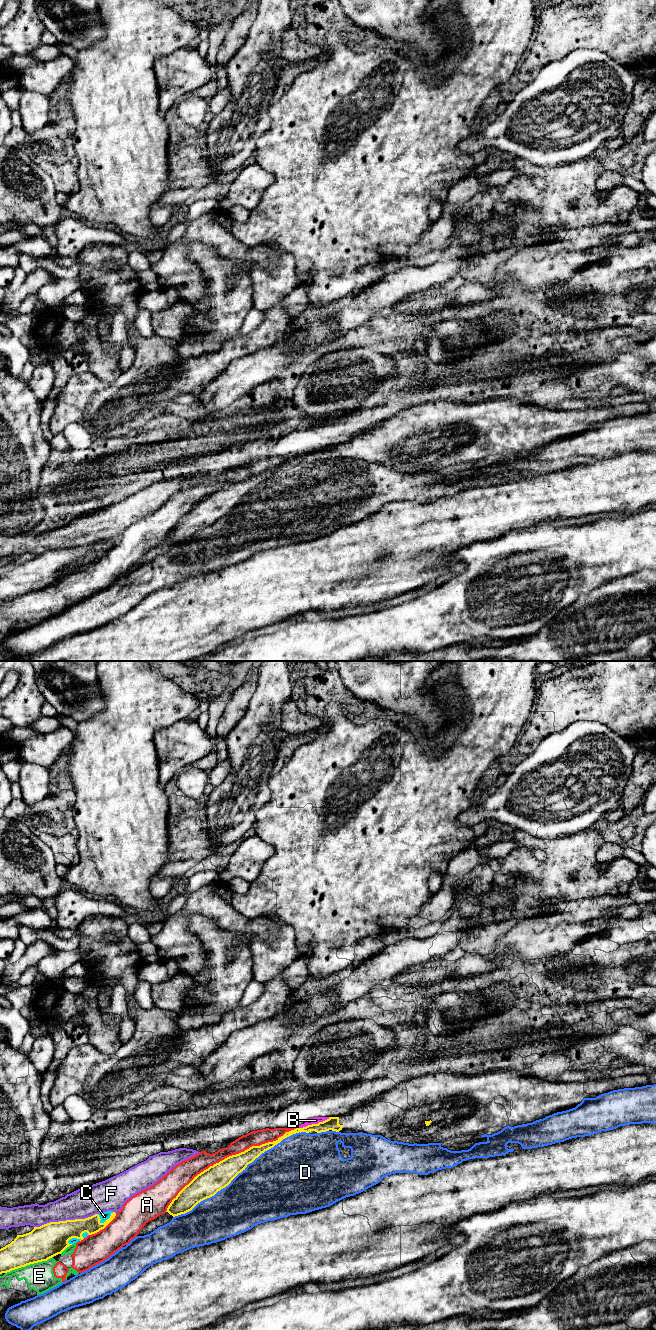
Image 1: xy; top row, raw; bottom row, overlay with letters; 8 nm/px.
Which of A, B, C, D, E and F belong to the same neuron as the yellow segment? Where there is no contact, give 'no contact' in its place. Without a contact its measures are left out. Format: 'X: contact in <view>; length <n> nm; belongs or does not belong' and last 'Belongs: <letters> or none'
A: contact in xy; length 1250 nm; does not belong
B: contact in xy; length 300 nm; does not belong
C: contact in xy; length 150 nm; does not belong
D: contact in xy; length 1300 nm; does not belong
E: contact in xy; length 400 nm; does not belong
F: contact in xy; length 500 nm; does not belong
Belongs: none

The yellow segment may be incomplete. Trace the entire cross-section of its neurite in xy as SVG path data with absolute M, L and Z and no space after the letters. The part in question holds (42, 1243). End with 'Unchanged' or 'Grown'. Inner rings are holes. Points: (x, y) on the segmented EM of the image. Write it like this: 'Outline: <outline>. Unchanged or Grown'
Outline: M111 1213L104 1223L95 1214L85 1219L50 1222L17 1237L0 1249L0 1274L25 1267L30 1264L47 1261L61 1254L72 1238L83 1240L82 1234L95 1234L104 1229L116 1216Z. Unchanged

